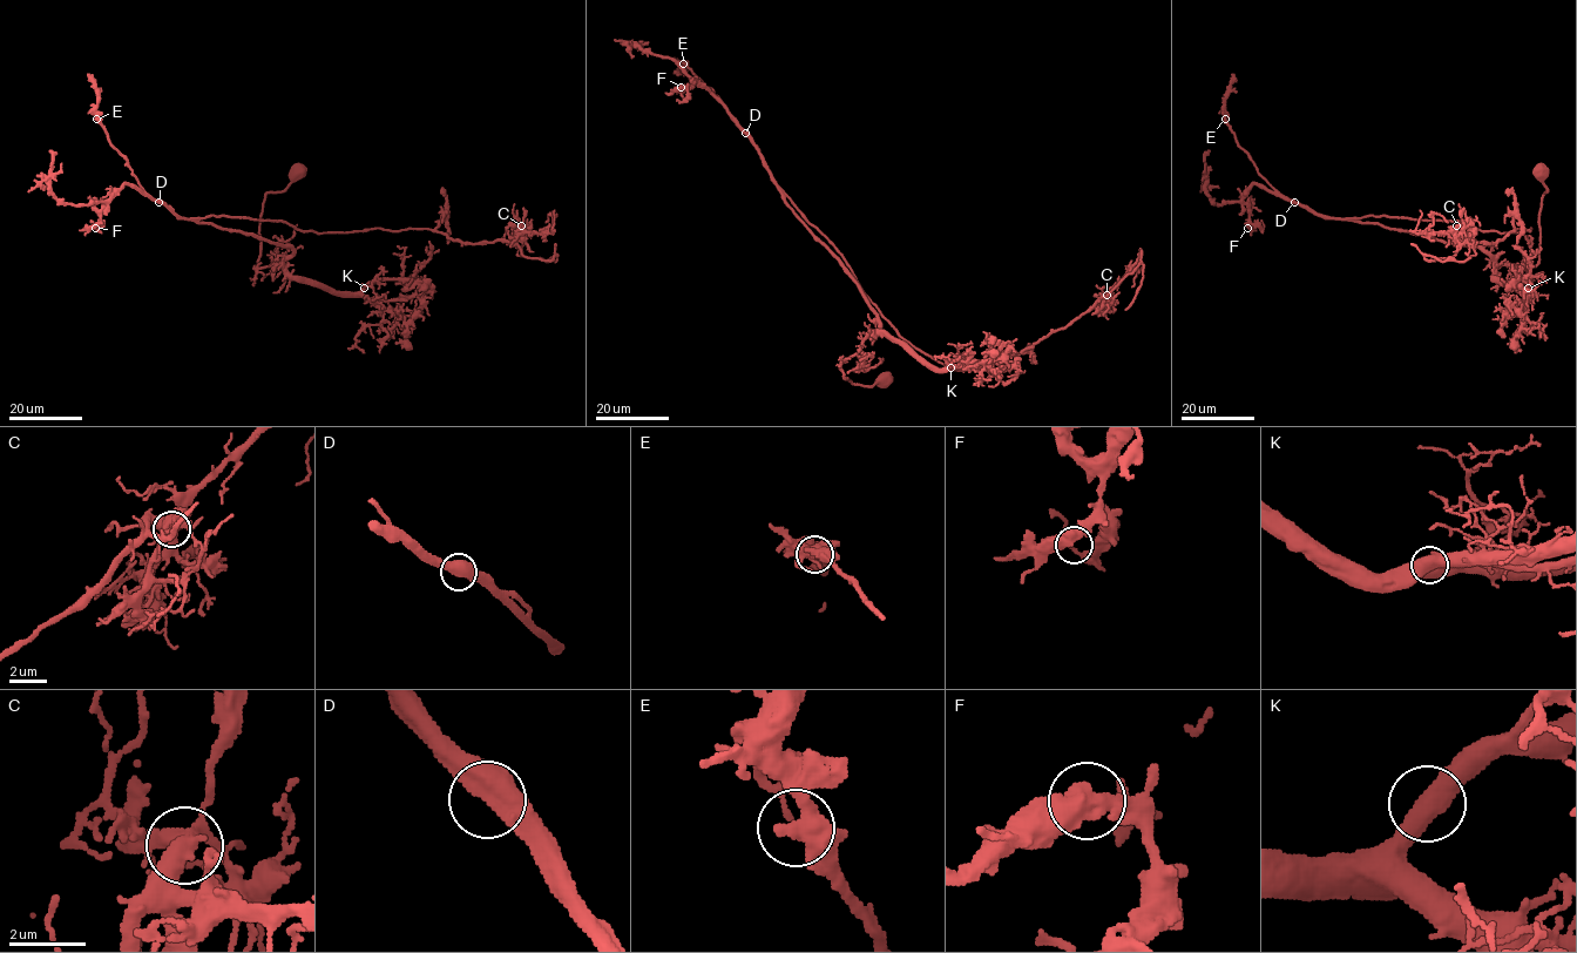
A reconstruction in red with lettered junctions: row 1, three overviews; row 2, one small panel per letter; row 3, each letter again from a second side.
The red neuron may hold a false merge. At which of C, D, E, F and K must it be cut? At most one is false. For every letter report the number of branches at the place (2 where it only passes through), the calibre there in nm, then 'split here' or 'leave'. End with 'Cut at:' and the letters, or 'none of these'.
C: 2 | 480 nm | leave
D: 2 | 550 nm | split here
E: 2 | 480 nm | leave
F: 2 | 550 nm | leave
K: 2 | 480 nm | leave
Cut at: D

